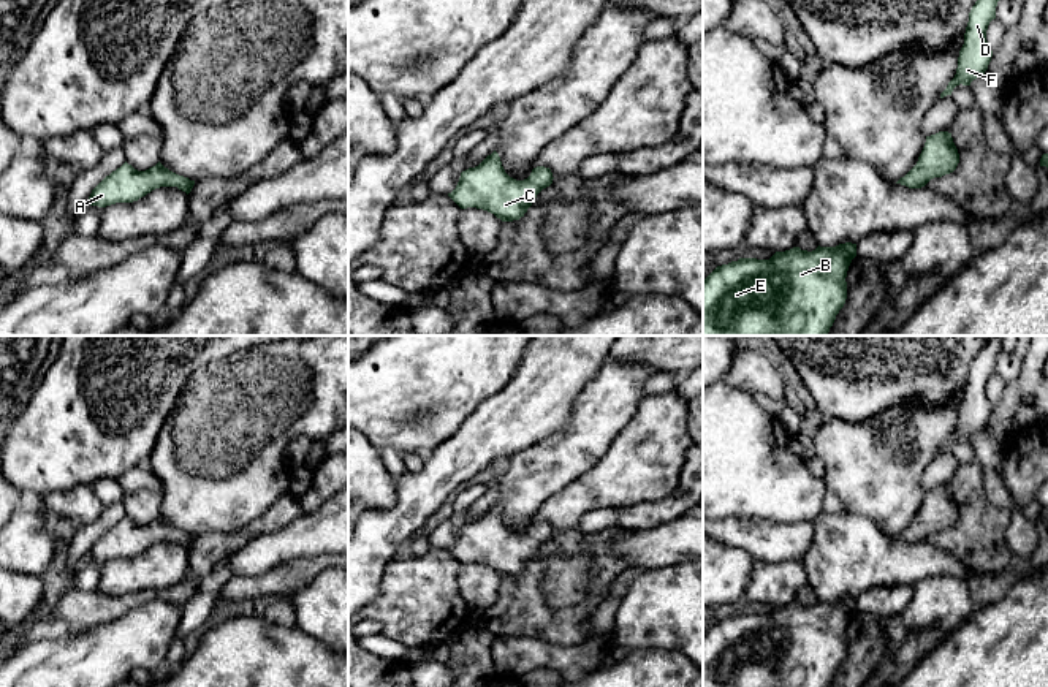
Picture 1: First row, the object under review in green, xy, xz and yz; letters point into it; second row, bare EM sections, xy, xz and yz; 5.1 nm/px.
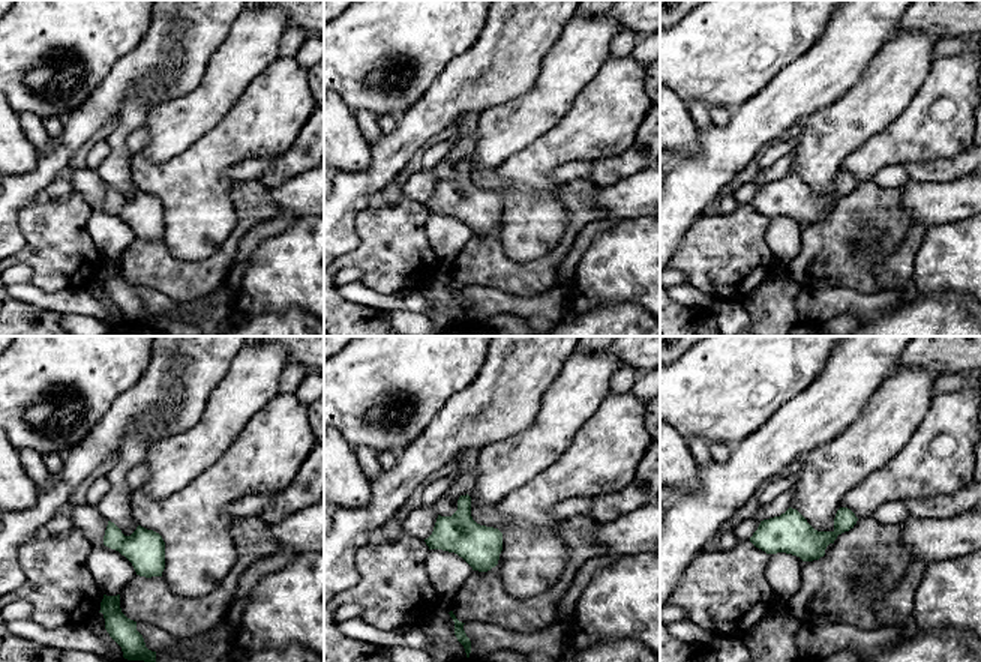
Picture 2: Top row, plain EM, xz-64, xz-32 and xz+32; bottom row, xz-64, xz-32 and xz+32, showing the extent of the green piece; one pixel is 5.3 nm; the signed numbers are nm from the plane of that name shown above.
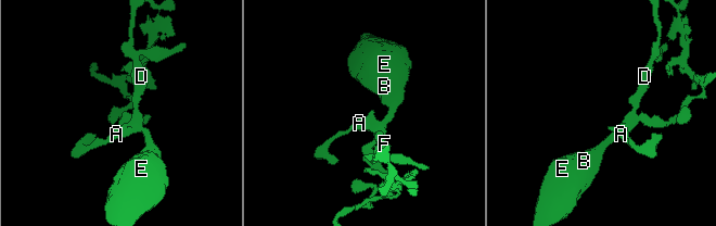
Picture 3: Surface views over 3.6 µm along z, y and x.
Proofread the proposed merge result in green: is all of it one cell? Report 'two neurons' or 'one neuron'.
one neuron

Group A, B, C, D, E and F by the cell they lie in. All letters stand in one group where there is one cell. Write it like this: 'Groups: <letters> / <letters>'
Groups: A B C D E F

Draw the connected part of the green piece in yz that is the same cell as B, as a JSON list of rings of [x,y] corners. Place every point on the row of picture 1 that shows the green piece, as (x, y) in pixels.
[[[845,242],[717,266],[703,280],[703,336],[826,336],[845,304],[845,277],[855,256],[856,244]]]

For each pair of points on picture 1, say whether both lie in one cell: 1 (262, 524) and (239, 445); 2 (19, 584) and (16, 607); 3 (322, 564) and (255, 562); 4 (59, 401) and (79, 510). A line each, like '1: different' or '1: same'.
1: different
2: same
3: different
4: different

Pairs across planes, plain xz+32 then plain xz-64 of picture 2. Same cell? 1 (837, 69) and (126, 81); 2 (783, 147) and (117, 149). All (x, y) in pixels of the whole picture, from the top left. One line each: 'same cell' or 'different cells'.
1: same cell
2: different cells

